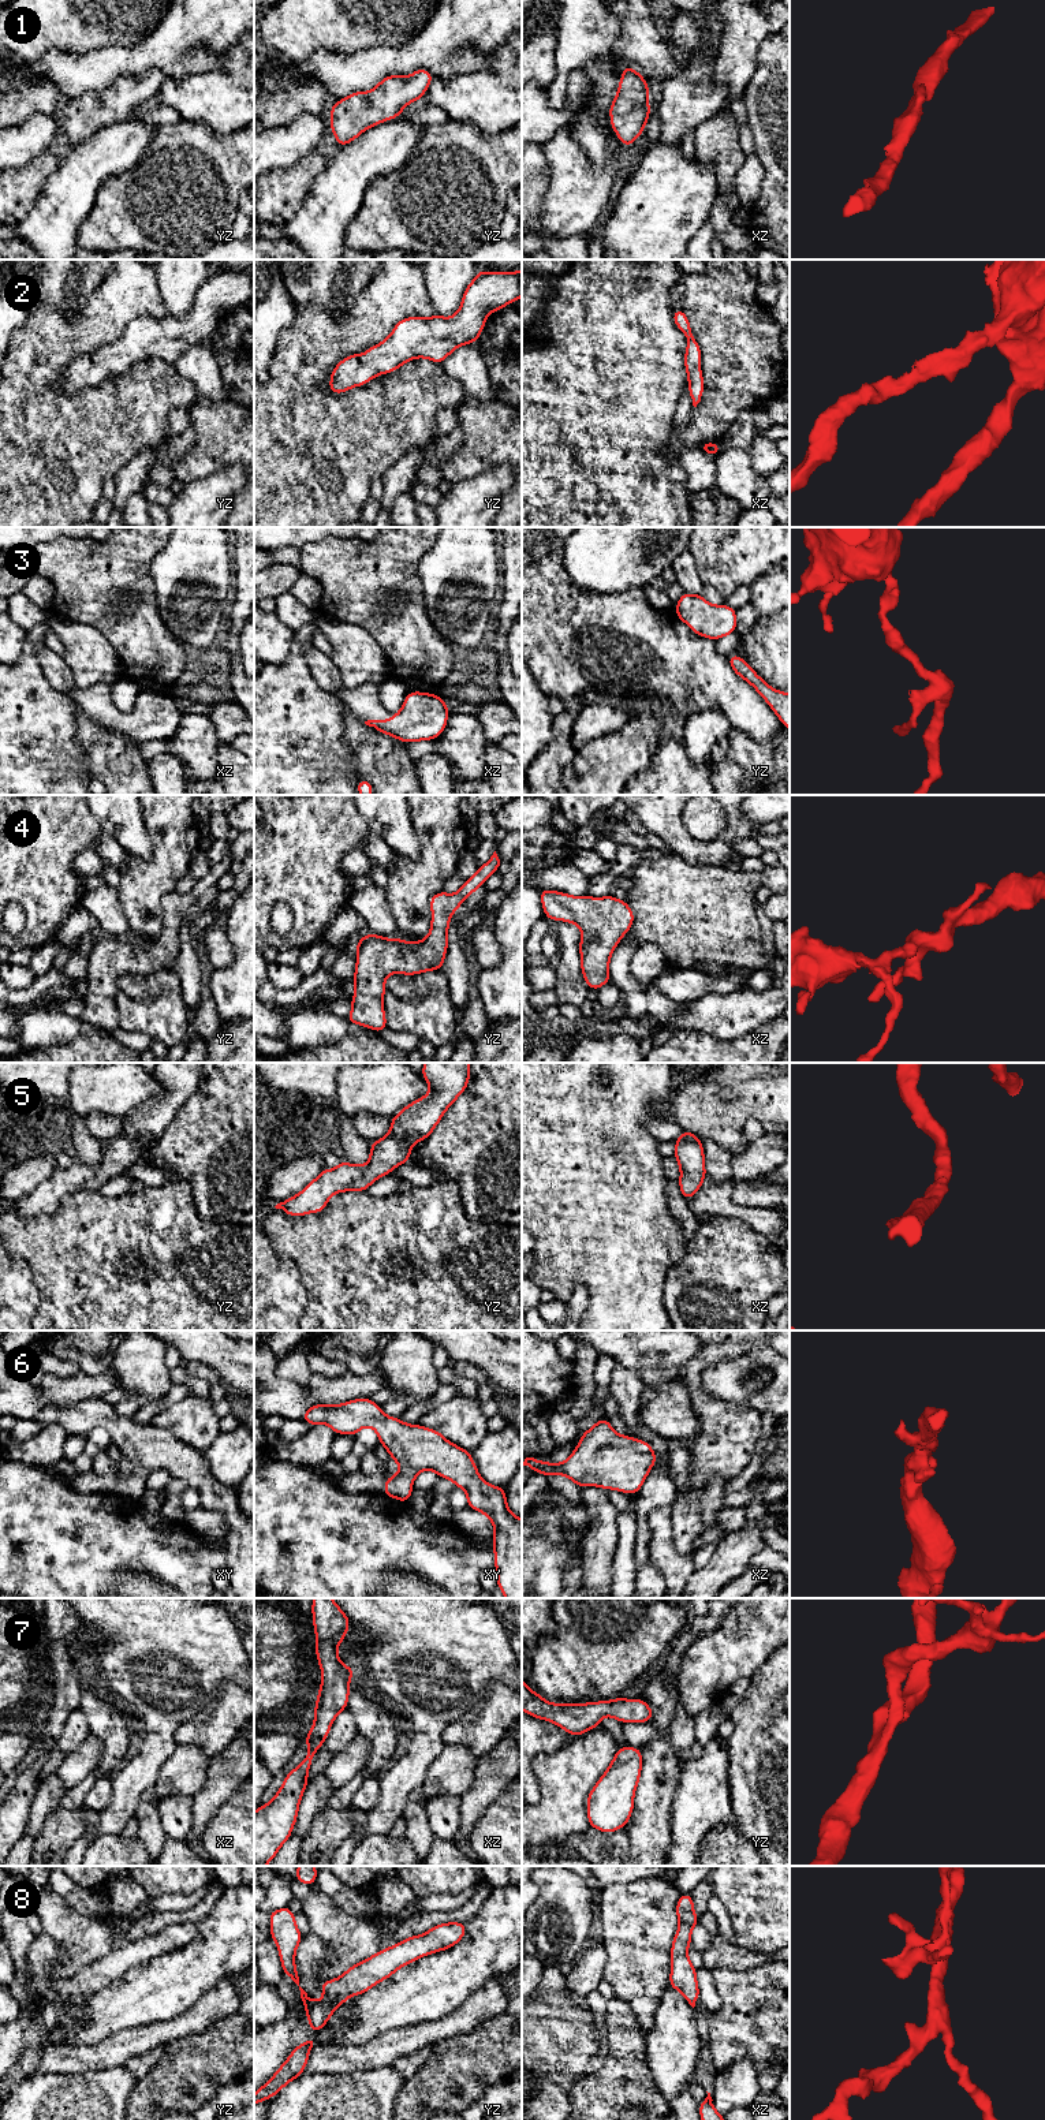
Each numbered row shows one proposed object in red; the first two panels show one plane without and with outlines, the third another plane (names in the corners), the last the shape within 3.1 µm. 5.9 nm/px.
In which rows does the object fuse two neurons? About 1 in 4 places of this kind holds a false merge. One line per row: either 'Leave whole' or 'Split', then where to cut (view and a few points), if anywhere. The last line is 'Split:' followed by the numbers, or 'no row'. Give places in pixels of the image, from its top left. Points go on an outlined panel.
1: Leave whole. No split
2: Leave whole. No split
3: Leave whole. No split
4: Leave whole. No split
5: Leave whole. No split
6: Leave whole. No split
7: Leave whole. No split
8: Leave whole. No split
Split: no row

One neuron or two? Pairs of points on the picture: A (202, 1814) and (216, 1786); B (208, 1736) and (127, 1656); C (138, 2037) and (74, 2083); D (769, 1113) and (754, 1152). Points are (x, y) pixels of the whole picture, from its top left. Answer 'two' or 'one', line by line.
A: one
B: two
C: two
D: two

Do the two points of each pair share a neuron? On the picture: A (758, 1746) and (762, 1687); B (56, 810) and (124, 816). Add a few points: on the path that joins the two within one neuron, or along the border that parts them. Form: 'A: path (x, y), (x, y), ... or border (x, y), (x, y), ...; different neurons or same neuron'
A: path (758, 1731), (758, 1708), (762, 1702); same neuron
B: border (88, 809), (104, 832); different neurons

